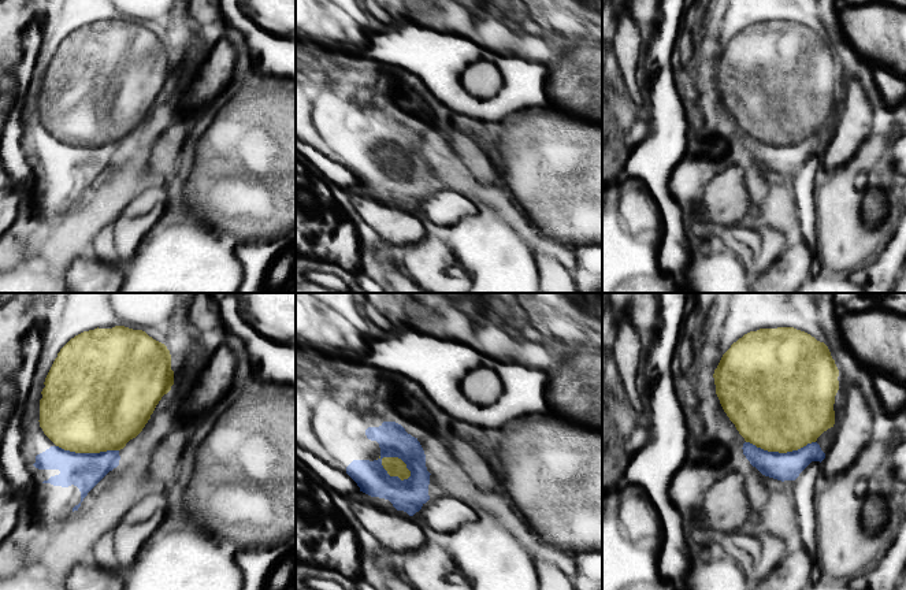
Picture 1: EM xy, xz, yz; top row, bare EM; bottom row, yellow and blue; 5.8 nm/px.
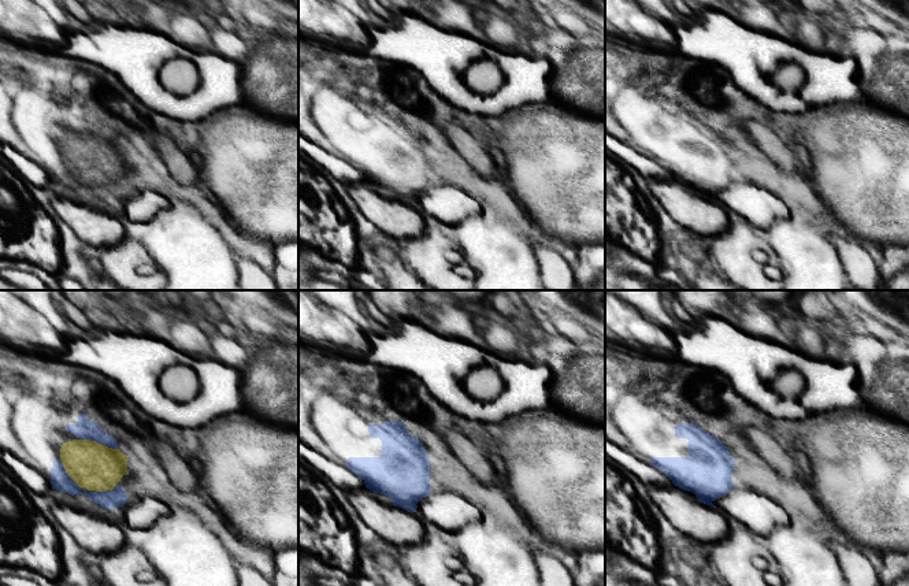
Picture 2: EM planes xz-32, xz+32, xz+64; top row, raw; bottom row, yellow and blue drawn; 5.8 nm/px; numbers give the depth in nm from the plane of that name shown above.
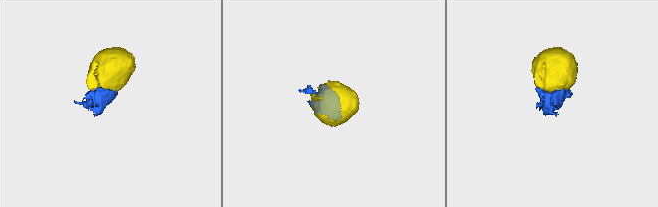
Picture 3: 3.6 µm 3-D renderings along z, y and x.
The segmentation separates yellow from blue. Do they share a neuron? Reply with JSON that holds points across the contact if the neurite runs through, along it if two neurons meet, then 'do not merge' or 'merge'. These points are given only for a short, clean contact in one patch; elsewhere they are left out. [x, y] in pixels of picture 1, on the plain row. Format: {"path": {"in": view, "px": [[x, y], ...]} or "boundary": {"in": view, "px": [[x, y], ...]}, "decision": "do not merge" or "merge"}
{"decision": "merge"}

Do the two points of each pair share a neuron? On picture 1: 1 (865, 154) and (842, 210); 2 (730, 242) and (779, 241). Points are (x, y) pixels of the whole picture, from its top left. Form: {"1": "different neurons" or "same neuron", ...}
{"1": "same neuron", "2": "same neuron"}

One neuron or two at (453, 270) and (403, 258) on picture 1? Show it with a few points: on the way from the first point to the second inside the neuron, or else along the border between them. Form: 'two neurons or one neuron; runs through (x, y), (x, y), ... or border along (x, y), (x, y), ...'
one neuron; runs through (441, 270), (437, 270), (427, 262), (415, 259)

